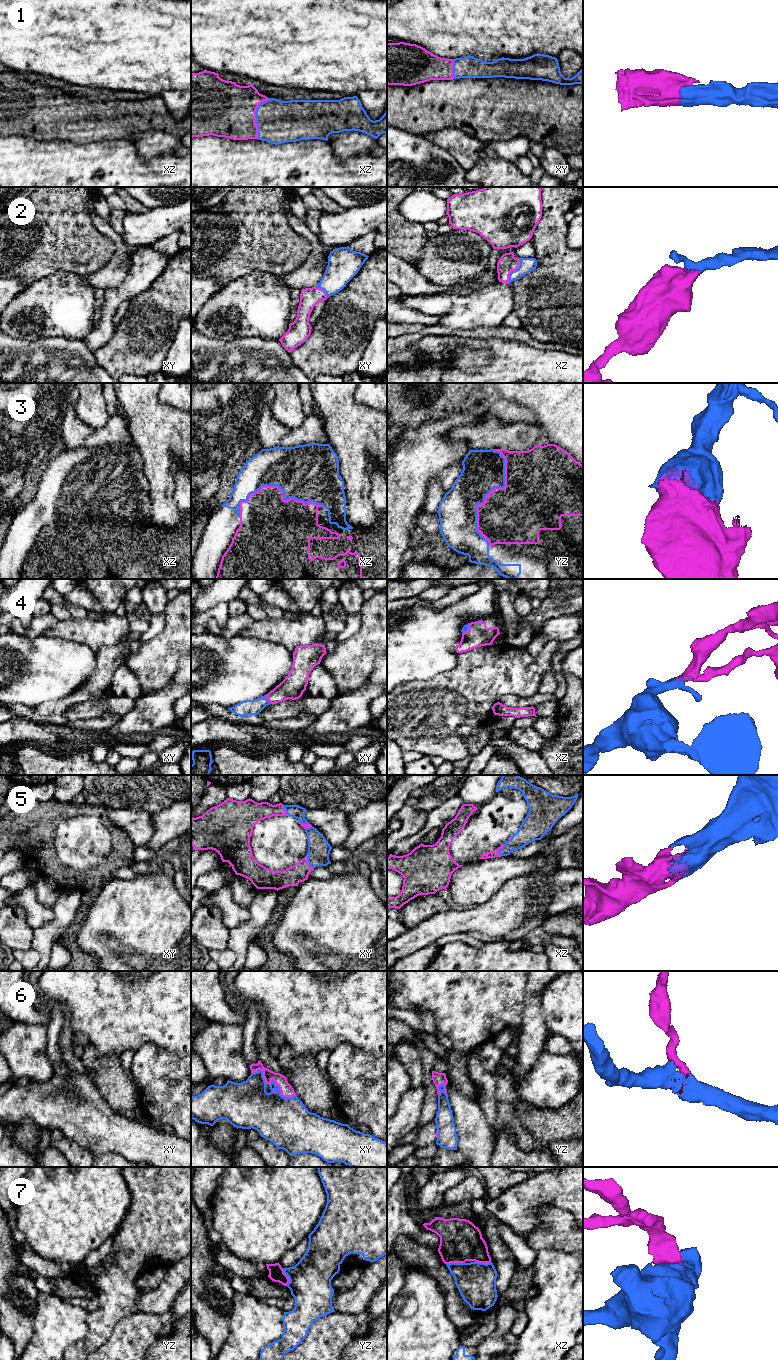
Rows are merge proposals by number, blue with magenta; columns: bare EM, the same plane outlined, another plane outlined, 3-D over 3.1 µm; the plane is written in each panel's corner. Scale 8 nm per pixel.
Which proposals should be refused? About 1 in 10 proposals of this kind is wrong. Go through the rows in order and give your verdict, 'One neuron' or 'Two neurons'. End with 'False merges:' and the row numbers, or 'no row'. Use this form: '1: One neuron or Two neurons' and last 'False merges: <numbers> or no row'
1: One neuron
2: One neuron
3: One neuron
4: One neuron
5: One neuron
6: One neuron
7: One neuron
False merges: no row

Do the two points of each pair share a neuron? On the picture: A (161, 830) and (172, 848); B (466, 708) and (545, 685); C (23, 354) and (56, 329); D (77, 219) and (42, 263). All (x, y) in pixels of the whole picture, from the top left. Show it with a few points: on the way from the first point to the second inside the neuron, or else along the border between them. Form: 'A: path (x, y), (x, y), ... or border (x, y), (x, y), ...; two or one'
A: border (180, 834), (156, 850), (145, 848); two
B: border (545, 669), (538, 691); two
C: border (20, 338), (31, 341), (51, 337), (67, 339); two
D: path (66, 230), (45, 252); one

